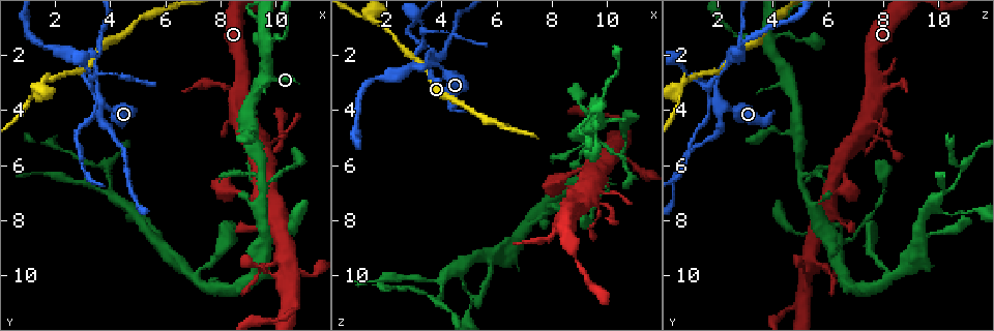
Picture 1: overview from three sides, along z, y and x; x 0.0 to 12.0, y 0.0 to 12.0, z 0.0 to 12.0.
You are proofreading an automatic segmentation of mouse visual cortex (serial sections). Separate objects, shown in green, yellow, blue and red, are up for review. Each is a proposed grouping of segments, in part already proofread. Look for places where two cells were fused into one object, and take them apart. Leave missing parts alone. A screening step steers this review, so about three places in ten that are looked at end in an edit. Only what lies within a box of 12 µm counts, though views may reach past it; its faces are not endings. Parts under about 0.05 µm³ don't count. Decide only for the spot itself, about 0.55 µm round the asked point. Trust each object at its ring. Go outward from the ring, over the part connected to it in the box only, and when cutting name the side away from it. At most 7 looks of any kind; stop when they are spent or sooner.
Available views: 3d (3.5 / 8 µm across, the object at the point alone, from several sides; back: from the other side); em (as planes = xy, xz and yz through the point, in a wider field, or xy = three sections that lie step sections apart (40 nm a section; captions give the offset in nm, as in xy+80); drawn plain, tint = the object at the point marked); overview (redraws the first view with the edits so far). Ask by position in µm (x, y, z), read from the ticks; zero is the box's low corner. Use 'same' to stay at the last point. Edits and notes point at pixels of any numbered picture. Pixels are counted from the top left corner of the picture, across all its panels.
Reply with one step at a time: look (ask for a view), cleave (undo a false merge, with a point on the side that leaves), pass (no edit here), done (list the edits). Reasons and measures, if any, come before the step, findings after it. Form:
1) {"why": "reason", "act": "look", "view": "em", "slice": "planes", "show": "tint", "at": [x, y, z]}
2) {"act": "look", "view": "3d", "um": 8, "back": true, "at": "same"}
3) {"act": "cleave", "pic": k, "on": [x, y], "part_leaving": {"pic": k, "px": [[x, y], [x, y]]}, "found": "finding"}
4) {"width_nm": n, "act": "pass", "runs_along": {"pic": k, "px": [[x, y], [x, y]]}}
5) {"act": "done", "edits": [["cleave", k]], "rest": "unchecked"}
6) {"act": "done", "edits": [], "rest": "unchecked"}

{"act": "look", "view": "3d", "um": 3.5, "at": [3.7, 3.9, 2.2]}

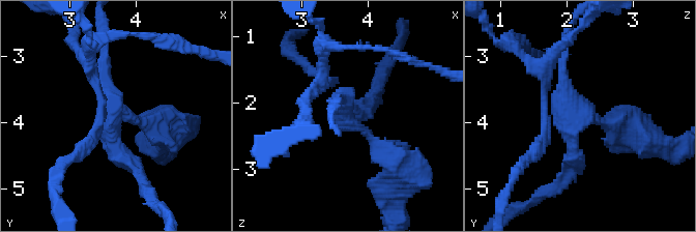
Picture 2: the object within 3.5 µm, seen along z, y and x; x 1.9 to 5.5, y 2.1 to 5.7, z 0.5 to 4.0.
{"arms": 3, "arm_widths_nm": [150, 250, 300], "act": "look", "view": "em", "slice": "xy", "step": 2, "show": "tint", "at": [3.60, 3.85, 2.25]}

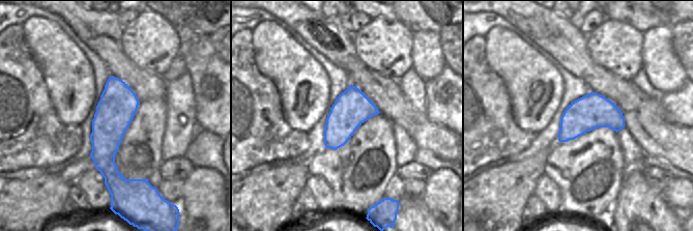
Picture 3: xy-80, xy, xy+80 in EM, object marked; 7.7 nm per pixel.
{"act": "look", "view": "em", "slice": "planes", "show": "tint", "at": "same"}

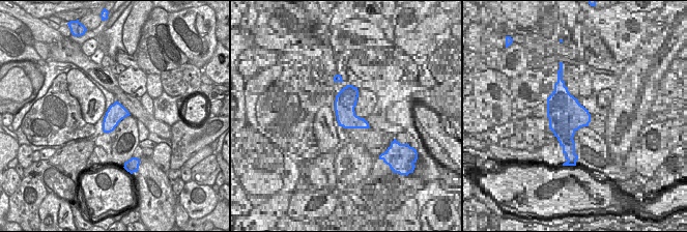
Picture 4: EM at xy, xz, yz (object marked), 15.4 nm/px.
{"act": "pass", "runs_along": {"pic": 2, "px": [[624, 122], [600, 122], [564, 94], [564, 47]]}, "found": "continuous, no second cell"}

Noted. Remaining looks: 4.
{"why": "branch point", "act": "look", "view": "3d", "um": 3.5, "at": [9.6, 6.6, 5.0]}

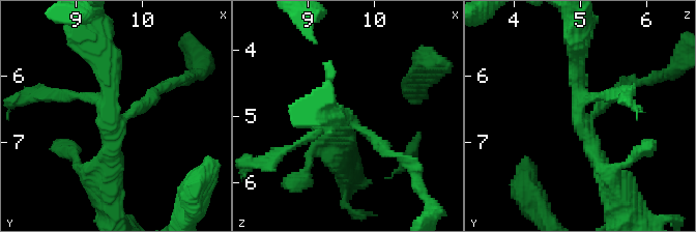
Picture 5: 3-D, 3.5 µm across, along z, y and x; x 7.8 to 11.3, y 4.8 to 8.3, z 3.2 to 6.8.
{"act": "look", "view": "em", "slice": "planes", "show": "tint", "at": [9.55, 6.70, 5.00]}

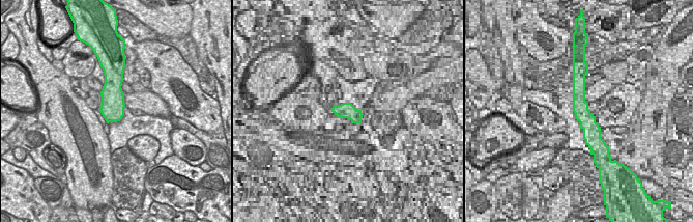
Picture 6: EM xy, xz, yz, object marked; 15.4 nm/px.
{"why": "cut it another way", "act": "look", "view": "em", "slice": "xy", "step": 3, "show": "tint", "at": "same"}

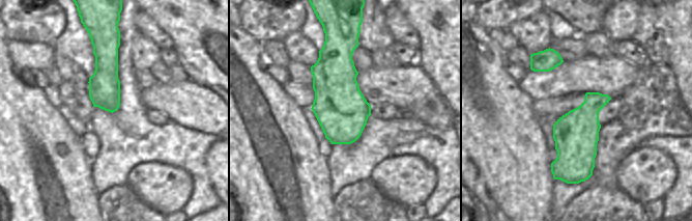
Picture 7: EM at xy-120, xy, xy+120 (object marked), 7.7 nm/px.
{"act": "pass", "runs_along": {"pic": 5, "px": [[578, 49], [578, 119], [610, 182]]}, "found": "continuous, no second cell"}

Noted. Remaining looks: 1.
{"act": "done", "edits": [], "rest": "unchecked"}

